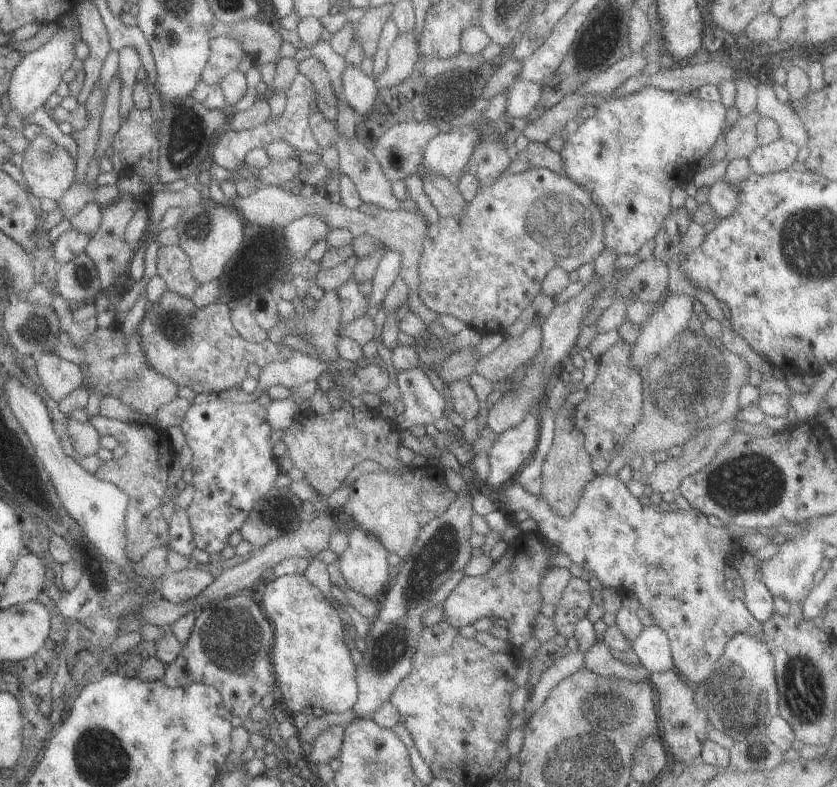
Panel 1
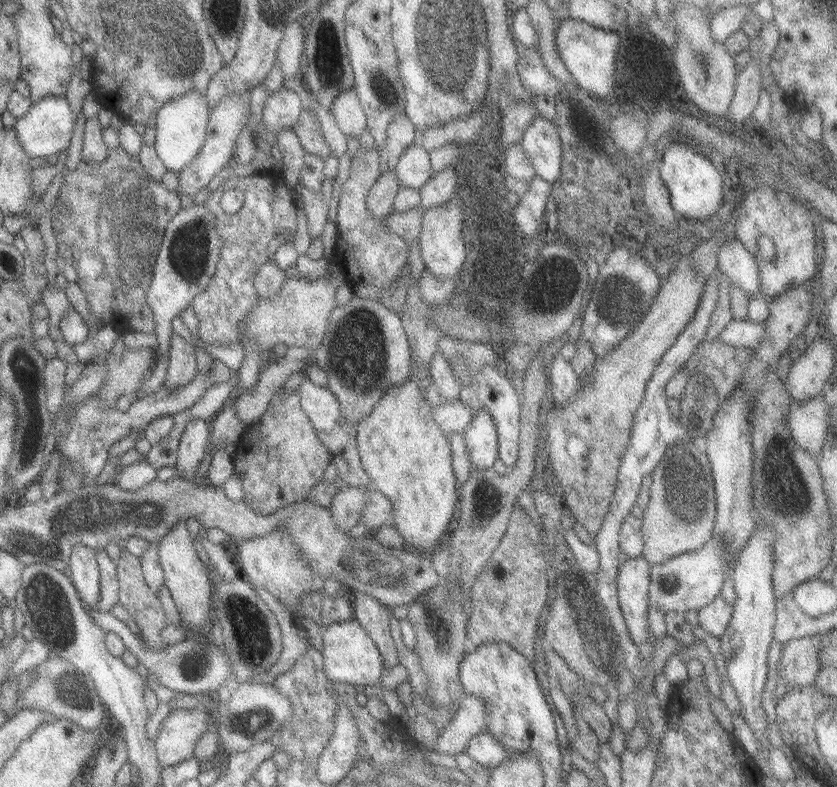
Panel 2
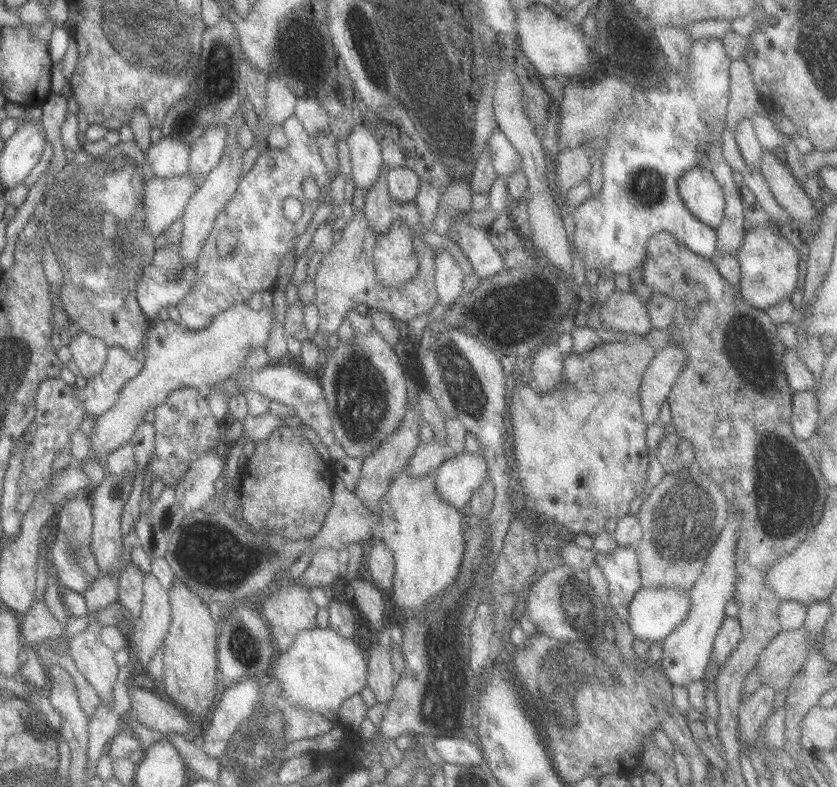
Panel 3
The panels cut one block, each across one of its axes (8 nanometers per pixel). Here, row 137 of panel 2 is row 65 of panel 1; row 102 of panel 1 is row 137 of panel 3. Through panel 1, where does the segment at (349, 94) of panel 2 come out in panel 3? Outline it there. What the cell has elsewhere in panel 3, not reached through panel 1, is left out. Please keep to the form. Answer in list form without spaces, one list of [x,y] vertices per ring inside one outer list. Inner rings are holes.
[[[363,121],[358,122],[344,140],[347,143],[350,167],[349,176],[354,188],[363,194],[378,181],[384,167],[380,144],[367,130]]]

